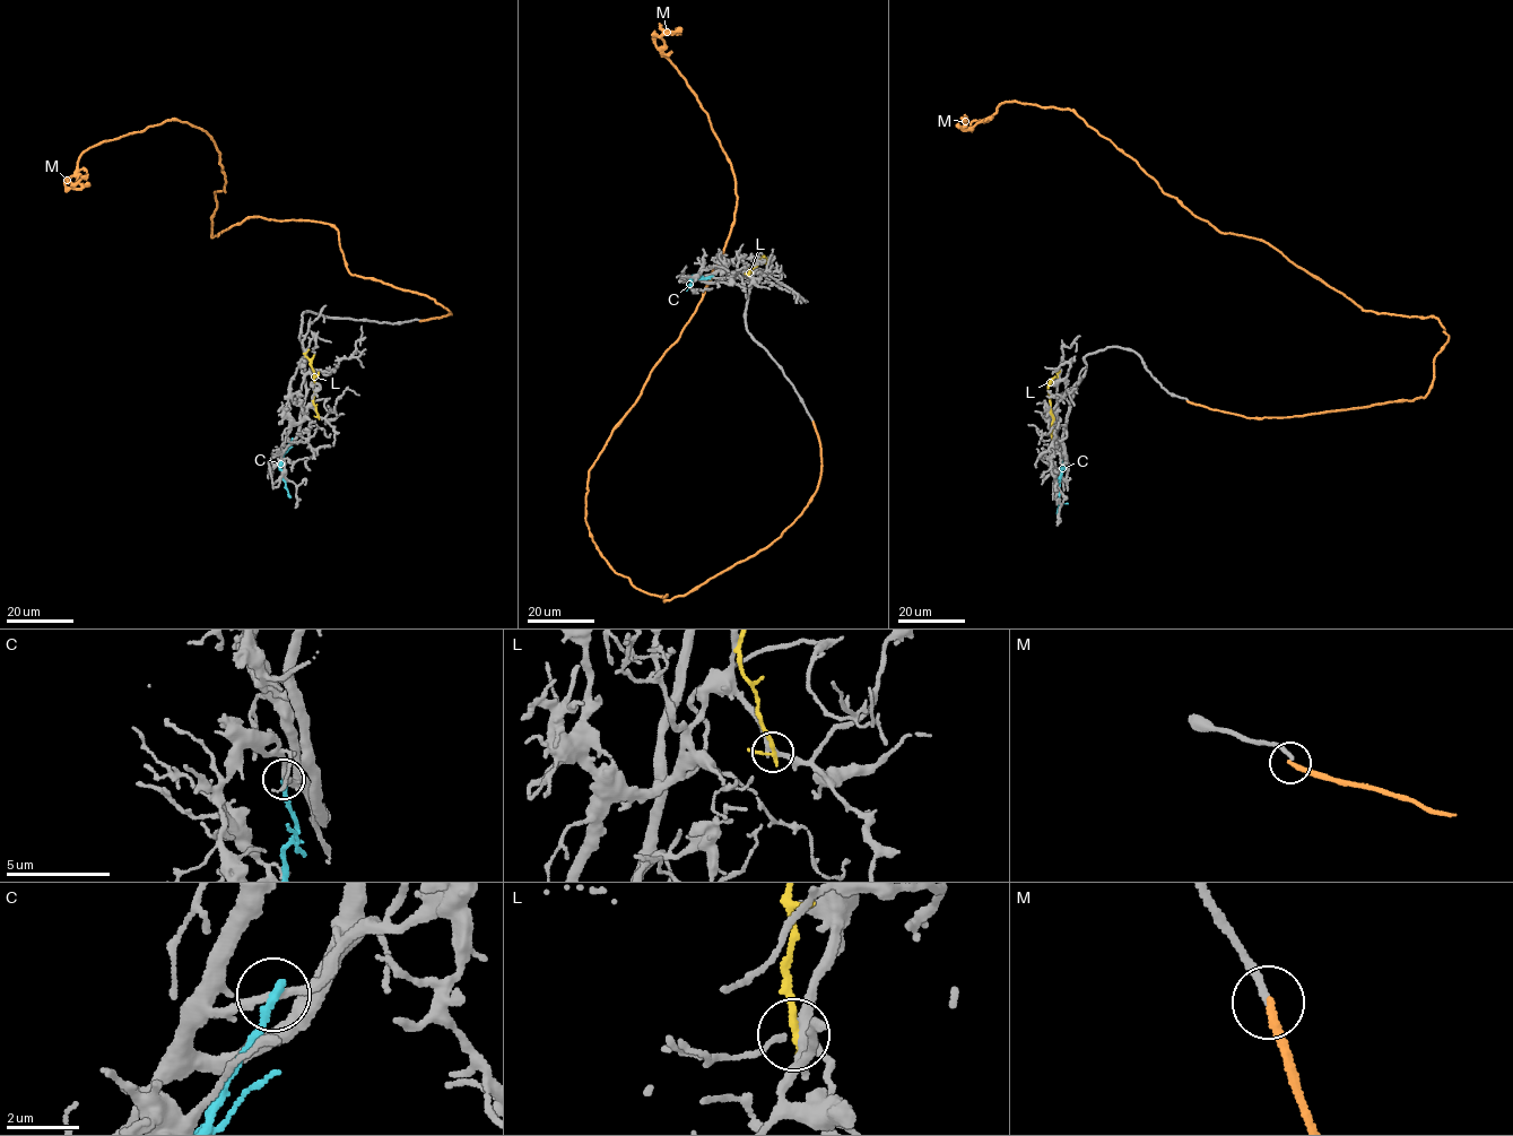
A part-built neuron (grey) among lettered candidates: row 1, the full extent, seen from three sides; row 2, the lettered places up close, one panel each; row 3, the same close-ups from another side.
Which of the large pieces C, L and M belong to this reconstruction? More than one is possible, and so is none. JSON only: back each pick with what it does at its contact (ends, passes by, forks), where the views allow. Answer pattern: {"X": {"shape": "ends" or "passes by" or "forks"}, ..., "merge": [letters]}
{"merge": []}

